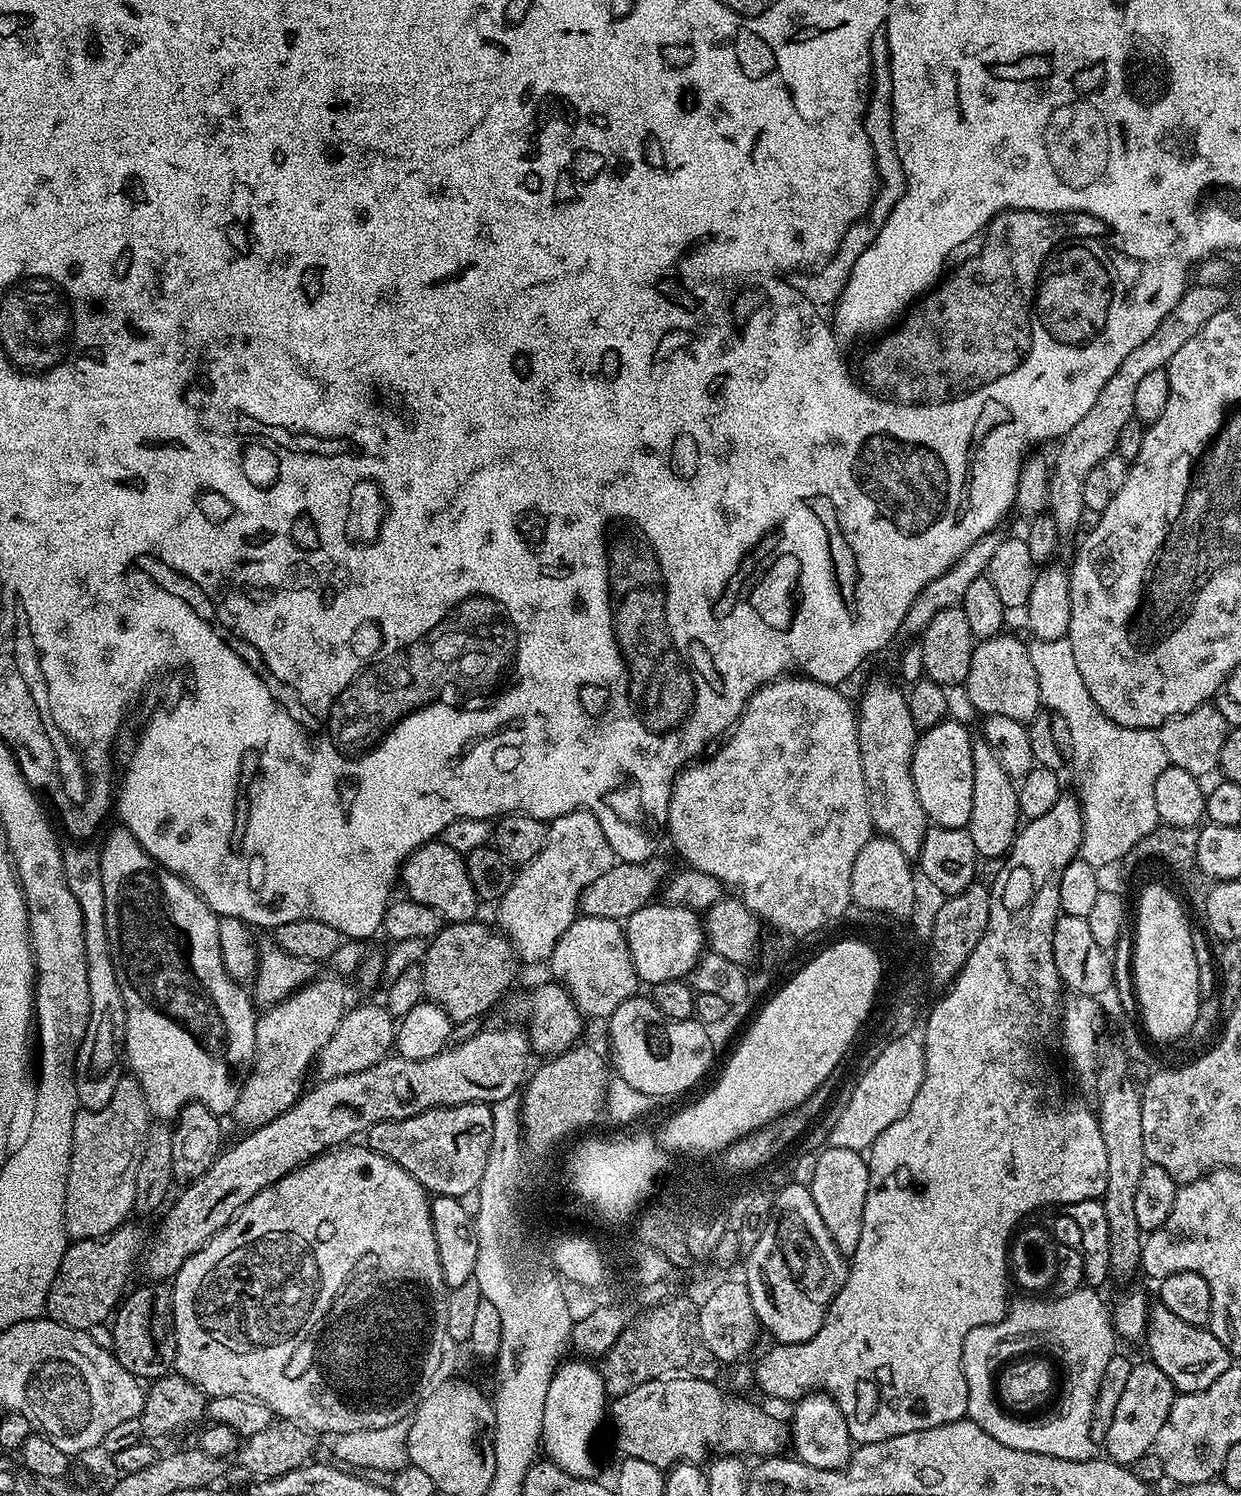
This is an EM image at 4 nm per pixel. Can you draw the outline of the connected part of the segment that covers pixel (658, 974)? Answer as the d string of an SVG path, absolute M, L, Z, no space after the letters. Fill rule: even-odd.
M653 902L634 910L623 925L636 976L648 986L691 977L706 948L701 917L682 906Z

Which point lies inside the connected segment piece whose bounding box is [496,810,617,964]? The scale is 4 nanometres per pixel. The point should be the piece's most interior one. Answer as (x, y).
(543, 901)

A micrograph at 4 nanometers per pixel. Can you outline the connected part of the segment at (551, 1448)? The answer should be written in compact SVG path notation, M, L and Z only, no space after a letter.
M576 1362L580 1364L561 1363L556 1372L552 1376L550 1386L546 1390L546 1406L544 1407L544 1417L542 1418L542 1426L540 1434L542 1437L543 1451L548 1451L547 1459L568 1472L571 1476L588 1478L592 1473L592 1452L588 1447L592 1444L592 1435L596 1432L596 1427L600 1424L600 1419L606 1416L606 1400L604 1404L604 1396L606 1397L606 1385L604 1377L599 1371L596 1372L591 1363Z

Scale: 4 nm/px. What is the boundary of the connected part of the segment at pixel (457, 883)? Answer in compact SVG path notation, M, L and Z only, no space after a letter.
M433 842L416 848L404 861L399 879L402 881L402 888L404 884L405 890L408 891L405 892L407 899L433 908L445 921L466 923L477 919L476 891L464 865L464 856L450 850L450 846L442 842Z

